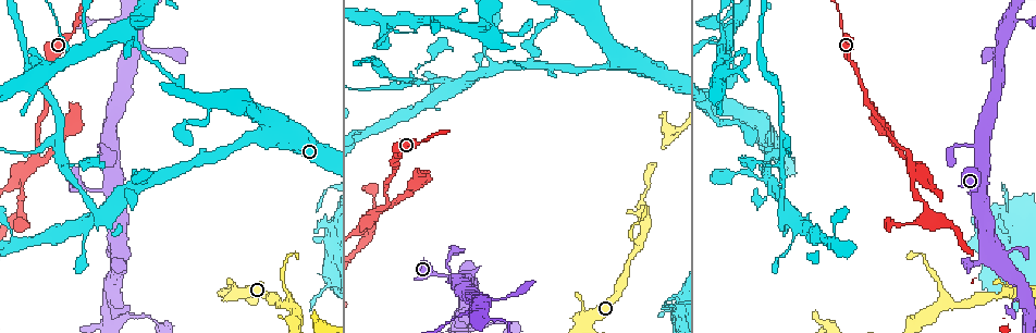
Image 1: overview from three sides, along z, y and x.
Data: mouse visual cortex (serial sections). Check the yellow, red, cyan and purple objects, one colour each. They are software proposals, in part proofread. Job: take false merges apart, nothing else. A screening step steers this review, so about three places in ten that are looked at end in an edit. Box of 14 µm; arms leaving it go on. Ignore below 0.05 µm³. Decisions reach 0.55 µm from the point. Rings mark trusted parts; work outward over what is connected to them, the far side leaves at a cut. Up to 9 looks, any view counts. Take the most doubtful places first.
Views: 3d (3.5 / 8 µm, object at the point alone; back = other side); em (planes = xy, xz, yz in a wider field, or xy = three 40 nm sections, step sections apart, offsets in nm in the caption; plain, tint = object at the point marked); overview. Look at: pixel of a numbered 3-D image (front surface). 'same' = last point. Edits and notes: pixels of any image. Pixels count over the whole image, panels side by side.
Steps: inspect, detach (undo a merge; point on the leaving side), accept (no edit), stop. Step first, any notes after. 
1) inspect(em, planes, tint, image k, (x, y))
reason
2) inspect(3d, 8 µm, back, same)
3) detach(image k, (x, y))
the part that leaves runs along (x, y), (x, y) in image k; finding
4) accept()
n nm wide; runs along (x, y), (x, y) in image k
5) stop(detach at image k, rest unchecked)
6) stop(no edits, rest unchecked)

inspect(3d, 3.5 µm, image 1, (36, 155))
sharp bend

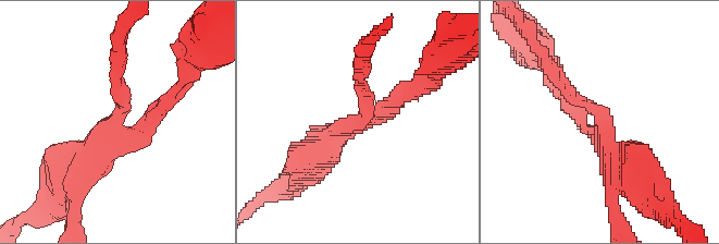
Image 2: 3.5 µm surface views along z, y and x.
inspect(em, xy, step 1, plain, image 2, (353, 120))
3 arms; arms of 150, 200, 400 nm

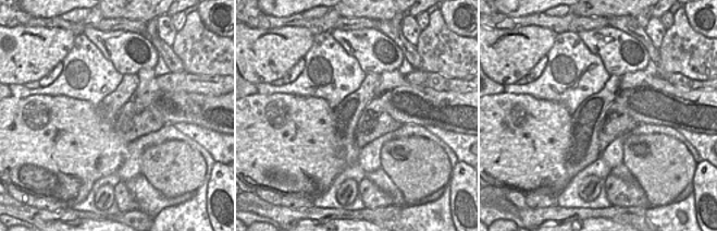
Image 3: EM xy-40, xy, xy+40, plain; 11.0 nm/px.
inspect(em, xy, step 1, tint, same)
where the object lies

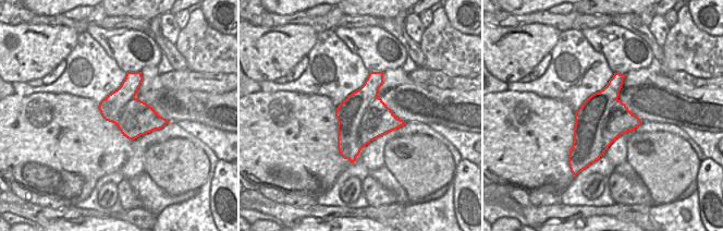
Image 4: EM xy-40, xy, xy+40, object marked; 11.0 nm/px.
detach(image 2, (633, 168))
two cells meet here

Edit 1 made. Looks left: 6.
inspect(overview)

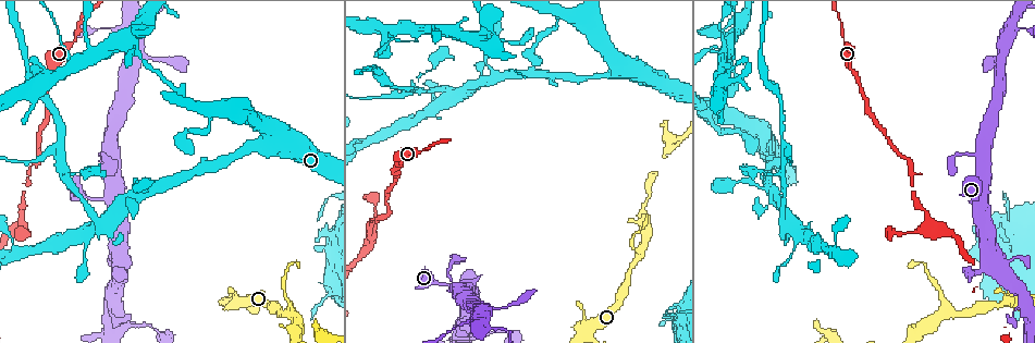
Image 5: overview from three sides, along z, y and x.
inspect(3d, 8 µm, image 5, (293, 309))
thin neck

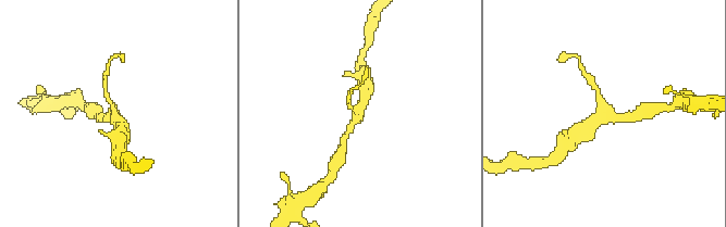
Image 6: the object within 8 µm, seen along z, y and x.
inspect(em, xy, step 5, tint, image 6, (115, 115))
3 arms; arms of 150, 250, 400 nm; now the EM

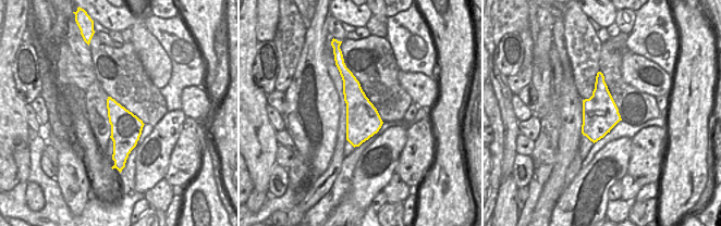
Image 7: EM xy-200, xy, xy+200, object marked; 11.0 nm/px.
accept()
380 nm wide; runs along (344, 139), (360, 111), (366, 88) in image 6; continuous, no second cell

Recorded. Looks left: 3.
inspect(3d, 8 µm, image 5, (98, 222))
arms part here

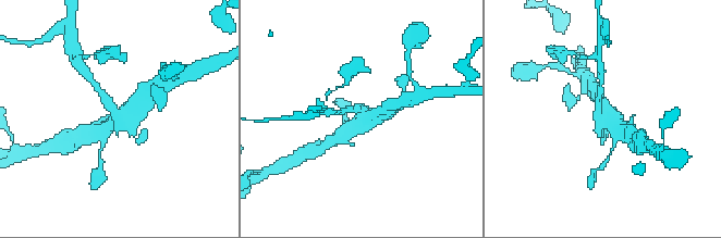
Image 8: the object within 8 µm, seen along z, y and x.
inspect(3d, 3.5 µm, image 8, (601, 117))

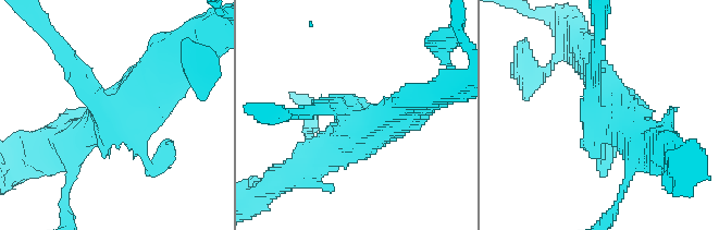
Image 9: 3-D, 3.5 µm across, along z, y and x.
inspect(em, planes, tint, image 9, (100, 112))

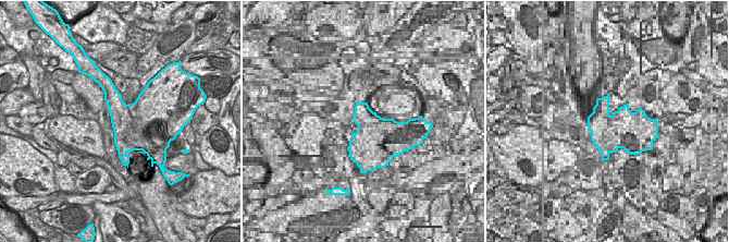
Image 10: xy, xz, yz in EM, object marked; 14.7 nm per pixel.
detach(image 9, (76, 81))
the part that leaves runs along (101, 113), (75, 67), (45, 27) in image 9; a second cell is stuck on

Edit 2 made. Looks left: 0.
stop(detach at image 2, detach at image 9, rest unchecked)

